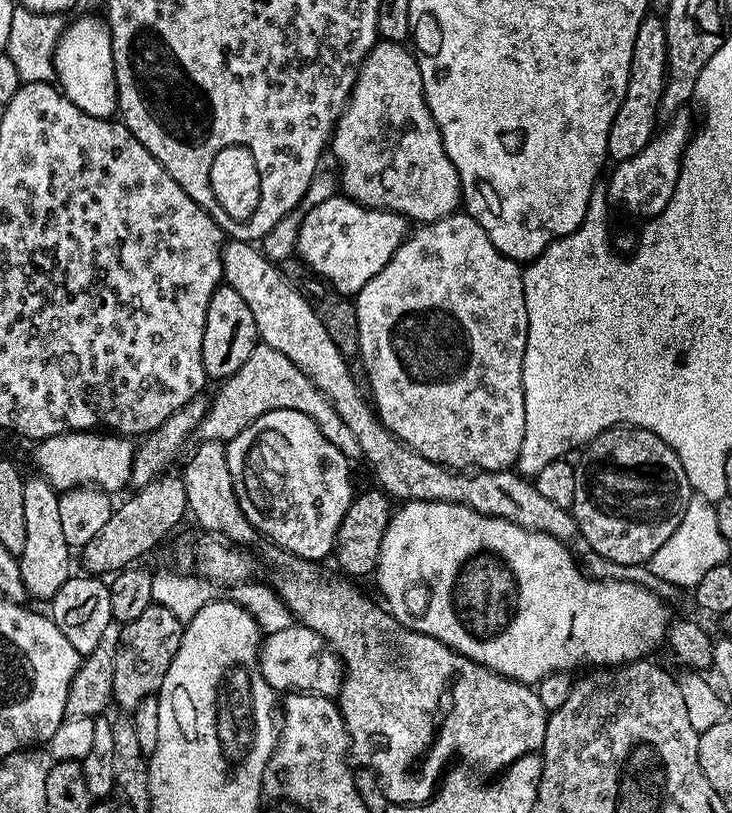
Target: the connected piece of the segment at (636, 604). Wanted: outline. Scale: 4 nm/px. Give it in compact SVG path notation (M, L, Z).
M409 500L401 503L393 511L390 522L386 526L386 534L382 534L382 546L378 554L374 581L376 580L381 594L384 595L383 603L392 616L398 618L398 622L402 622L402 626L426 634L430 638L438 638L438 642L450 646L458 654L486 666L508 680L516 680L519 684L535 686L550 674L571 673L572 668L580 668L583 664L619 666L634 660L643 660L652 654L648 652L654 651L659 644L663 645L670 623L667 606L650 589L643 588L632 580L591 580L590 577L584 576L583 570L576 565L576 560L568 548L571 547L565 541L554 538L550 534L523 528L497 516L487 516L464 504L437 500Z

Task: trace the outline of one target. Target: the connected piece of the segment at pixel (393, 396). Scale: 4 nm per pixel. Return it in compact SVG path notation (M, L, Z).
M457 210L450 216L444 216L440 220L435 220L429 224L420 224L407 238L405 238L398 246L398 250L394 250L394 254L390 258L390 262L386 262L386 266L382 266L382 270L378 274L374 274L374 278L370 278L370 282L366 282L366 286L362 286L362 290L357 292L354 297L356 305L356 313L358 314L358 342L360 343L359 363L364 363L364 372L368 375L368 384L372 387L371 399L374 401L374 407L380 417L381 422L395 434L409 448L414 449L418 454L422 454L430 462L438 462L444 464L447 468L453 470L479 470L481 472L502 472L511 469L515 465L518 454L522 450L522 438L526 430L526 398L524 397L524 387L522 386L522 362L526 354L526 334L528 333L528 315L526 314L526 298L524 297L524 274L521 265L515 260L506 258L496 247L494 242L490 242L490 238L486 234L486 230L482 230L482 226L478 226L478 222L474 217L469 216L463 210Z

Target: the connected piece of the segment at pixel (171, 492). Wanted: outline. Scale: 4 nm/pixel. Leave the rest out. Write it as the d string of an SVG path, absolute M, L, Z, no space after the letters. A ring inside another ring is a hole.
M161 474L146 485L145 488L133 491L129 500L124 500L113 507L110 514L110 522L106 522L106 526L102 526L102 531L93 538L91 542L86 542L84 548L79 549L78 556L84 563L83 571L88 574L104 574L100 572L108 572L107 574L115 574L121 568L127 568L135 565L155 544L160 544L172 530L179 526L180 519L186 516L188 512L188 503L186 502L186 486L183 479L179 475L168 476L169 474Z

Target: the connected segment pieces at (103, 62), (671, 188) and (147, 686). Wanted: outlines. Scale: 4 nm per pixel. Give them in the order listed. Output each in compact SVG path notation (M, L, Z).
M84 14L76 21L65 23L64 33L58 38L54 50L54 80L64 97L78 110L103 120L115 117L118 112L116 102L116 75L112 61L112 31L107 23L96 14Z
M681 110L671 117L668 124L653 135L652 141L634 158L626 158L615 165L612 177L606 183L606 199L609 205L625 208L636 216L651 218L662 214L670 202L670 198L678 190L678 174L684 151L694 131L694 120L687 116L687 111Z
M154 602L139 618L123 625L119 631L120 641L114 647L112 704L131 710L138 706L138 702L142 702L142 698L159 693L166 670L170 670L170 662L174 662L174 654L182 642L184 624L174 618L166 606Z

